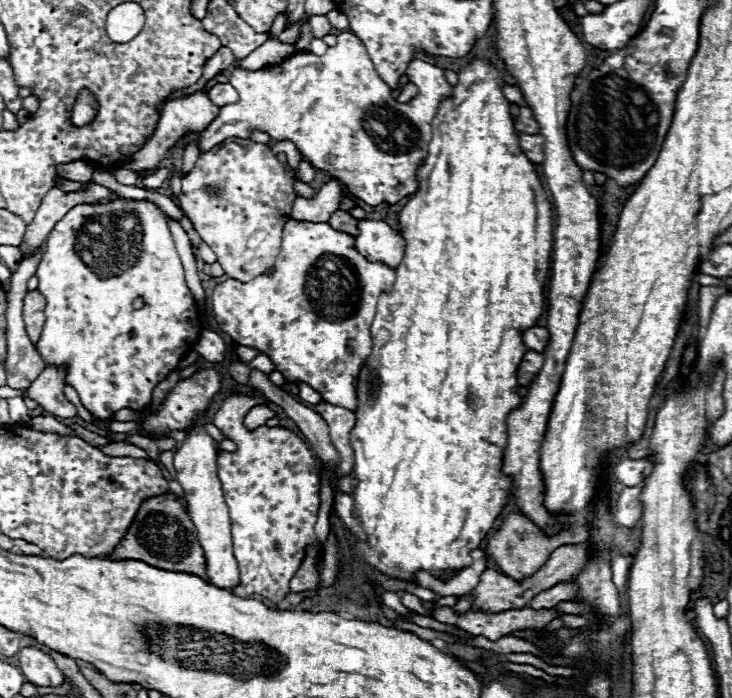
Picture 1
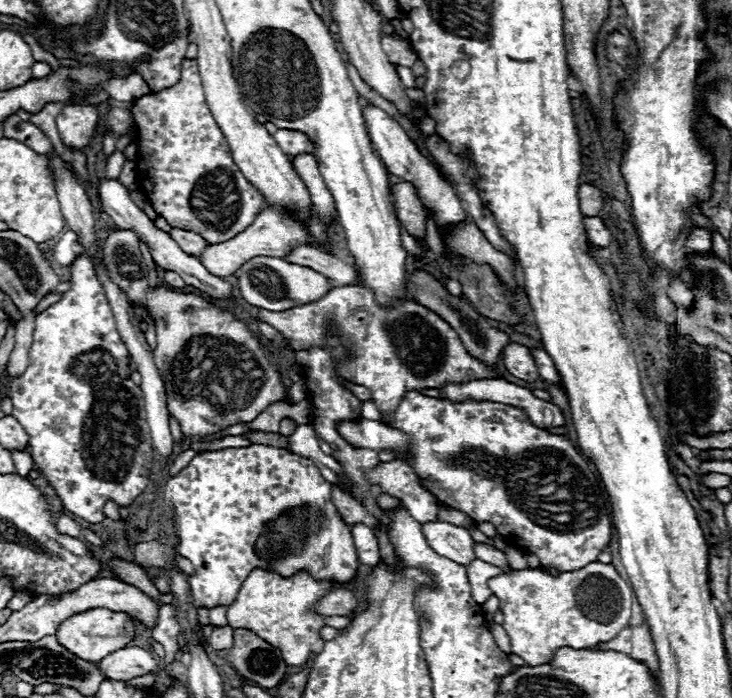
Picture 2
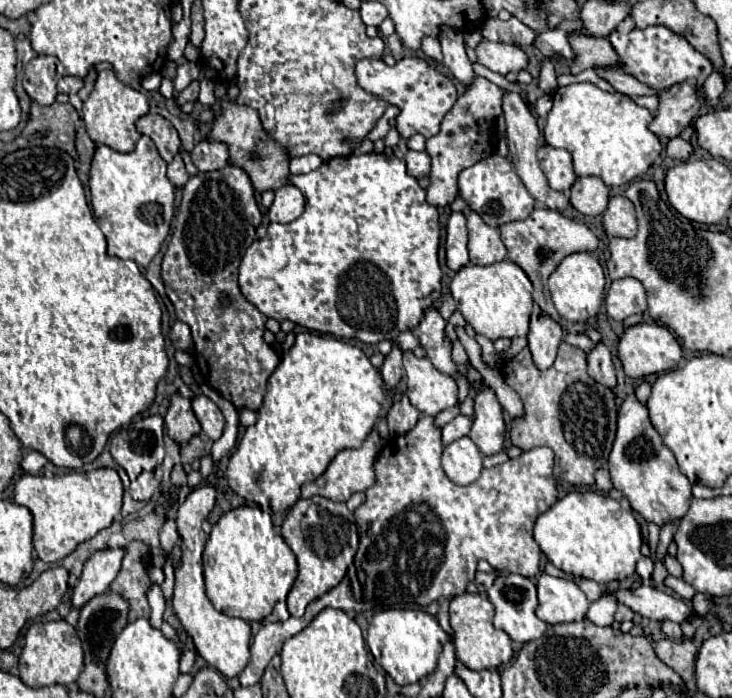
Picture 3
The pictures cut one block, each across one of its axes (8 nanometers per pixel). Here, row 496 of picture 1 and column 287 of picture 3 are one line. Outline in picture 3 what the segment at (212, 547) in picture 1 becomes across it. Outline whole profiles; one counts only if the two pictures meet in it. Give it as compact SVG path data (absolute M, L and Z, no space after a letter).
M286 184L286 186L276 190L274 204L272 204L270 212L268 212L270 214L270 222L288 224L288 222L296 220L304 212L304 206L306 206L304 194L296 186Z

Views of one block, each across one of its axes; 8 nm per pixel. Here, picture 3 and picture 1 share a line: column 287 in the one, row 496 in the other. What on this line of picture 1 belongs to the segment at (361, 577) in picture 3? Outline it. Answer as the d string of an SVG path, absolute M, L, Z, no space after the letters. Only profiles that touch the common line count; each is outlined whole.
M642 484L622 490L622 494L618 498L618 510L616 510L616 522L620 526L632 528L640 522L640 516L642 516L640 494L642 494Z

